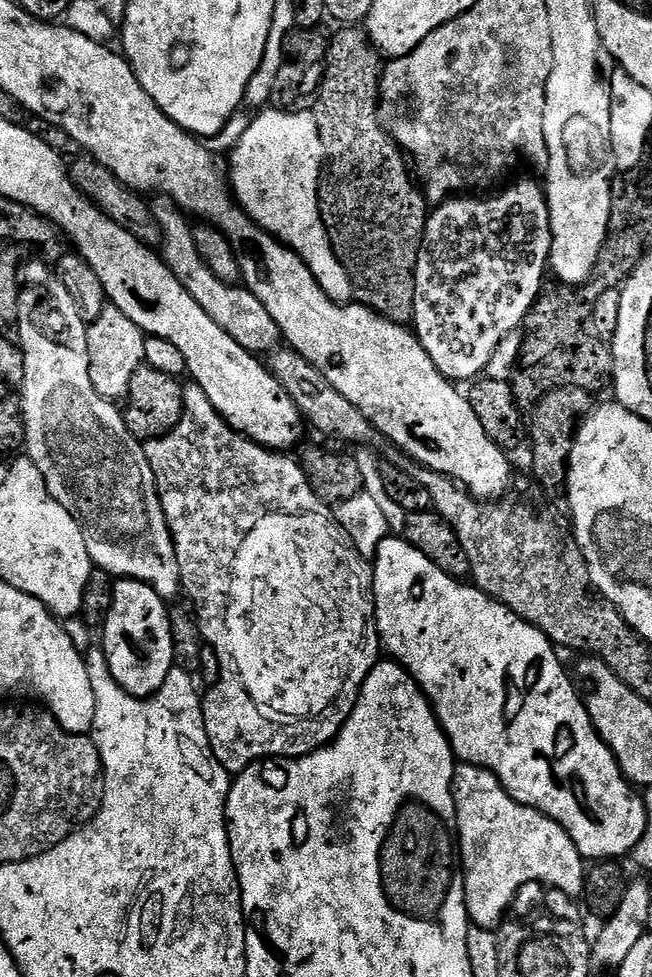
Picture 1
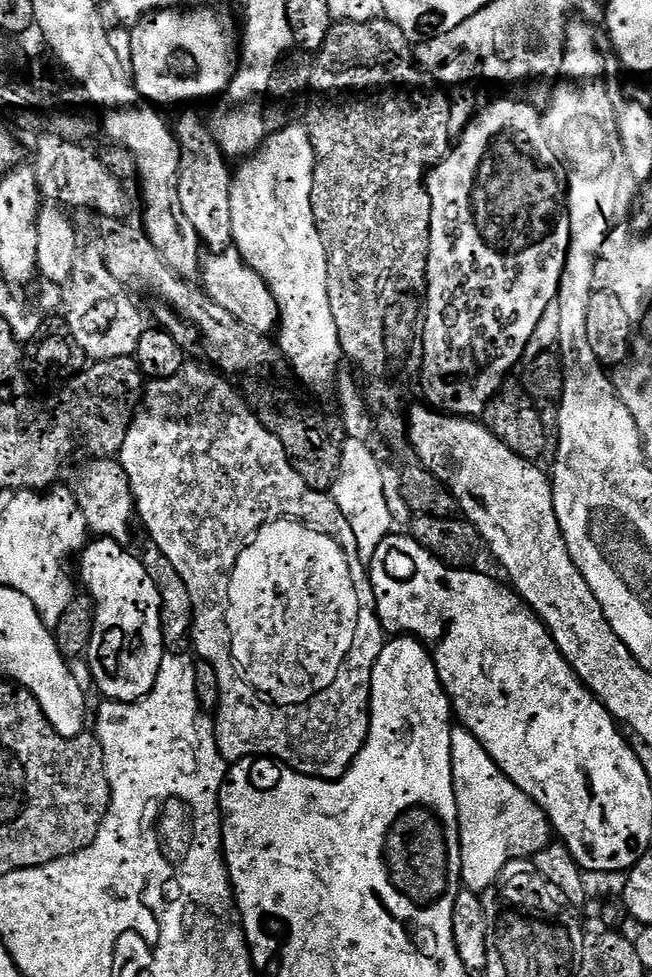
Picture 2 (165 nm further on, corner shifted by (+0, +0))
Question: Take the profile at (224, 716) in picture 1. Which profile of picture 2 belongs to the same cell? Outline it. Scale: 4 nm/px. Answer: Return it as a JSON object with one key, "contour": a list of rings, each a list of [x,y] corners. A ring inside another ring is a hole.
{"contour":[[[186,362],[182,366],[182,370],[178,370],[178,374],[174,374],[174,378],[166,378],[165,380],[151,381],[144,389],[142,403],[132,418],[132,425],[126,434],[126,442],[122,442],[122,450],[119,454],[120,465],[124,468],[126,478],[130,482],[130,490],[136,498],[136,508],[138,511],[139,523],[144,523],[146,531],[152,535],[151,543],[158,550],[162,550],[162,554],[166,554],[166,558],[170,558],[171,564],[174,565],[174,570],[178,570],[178,574],[182,574],[182,582],[186,582],[186,590],[190,590],[190,602],[192,603],[192,642],[195,651],[200,660],[208,660],[214,666],[214,674],[218,674],[218,690],[220,691],[220,707],[214,714],[214,727],[216,730],[216,744],[220,748],[220,757],[226,762],[235,762],[238,760],[247,760],[249,758],[271,758],[289,768],[295,768],[297,772],[301,772],[304,776],[313,776],[315,780],[340,780],[347,773],[350,765],[358,758],[358,754],[362,750],[362,746],[368,740],[368,731],[370,730],[370,718],[372,717],[372,671],[374,670],[374,662],[378,662],[378,654],[384,649],[386,643],[386,633],[383,626],[380,624],[380,619],[376,613],[376,599],[372,593],[372,581],[370,572],[365,565],[361,564],[358,557],[358,542],[354,542],[354,530],[350,530],[350,522],[346,522],[346,518],[342,514],[342,510],[338,510],[335,500],[332,499],[328,492],[316,492],[310,486],[306,486],[306,482],[294,470],[294,466],[288,461],[286,450],[282,446],[282,442],[278,442],[278,438],[274,434],[270,434],[270,430],[266,430],[266,426],[262,426],[262,422],[256,417],[252,411],[249,401],[244,400],[227,384],[229,381],[225,379],[219,371],[213,370],[206,366],[203,368],[200,364],[192,364]],[[275,520],[298,520],[302,524],[309,525],[314,528],[319,528],[328,536],[333,536],[335,540],[344,548],[344,552],[350,559],[350,576],[354,578],[354,590],[358,590],[358,602],[360,609],[358,610],[358,630],[354,634],[354,646],[350,650],[350,654],[346,658],[344,668],[338,674],[338,678],[332,683],[331,688],[328,688],[319,698],[312,701],[311,704],[296,706],[289,709],[284,706],[277,706],[271,700],[260,695],[247,680],[244,679],[239,668],[236,667],[232,659],[232,650],[230,641],[230,626],[228,625],[228,611],[230,610],[230,578],[234,566],[238,562],[238,558],[242,554],[242,550],[248,544],[249,540],[256,535],[260,529],[265,528],[267,524],[273,524]],[[291,717],[299,720],[297,724],[284,724],[285,718]]]}

